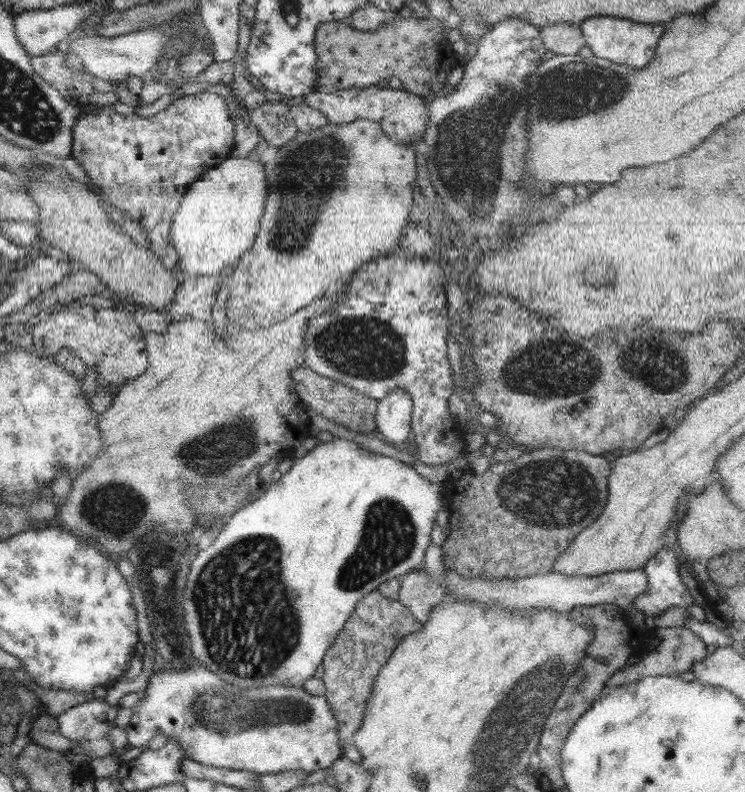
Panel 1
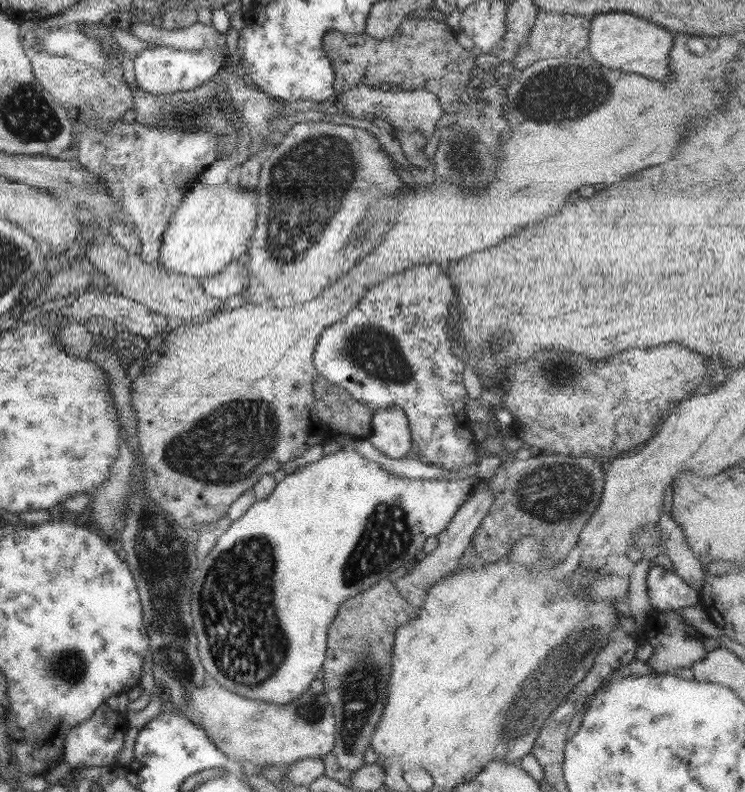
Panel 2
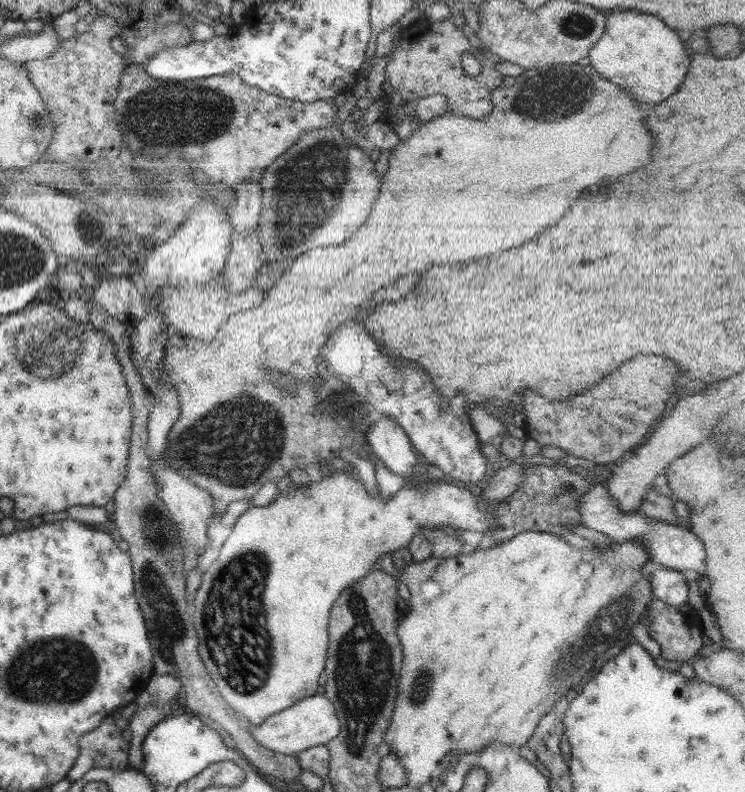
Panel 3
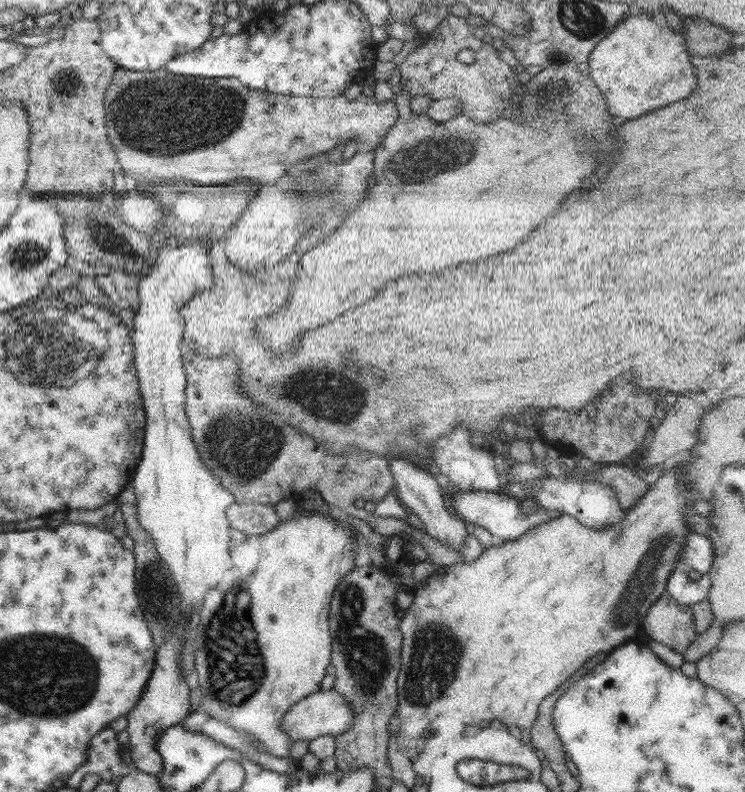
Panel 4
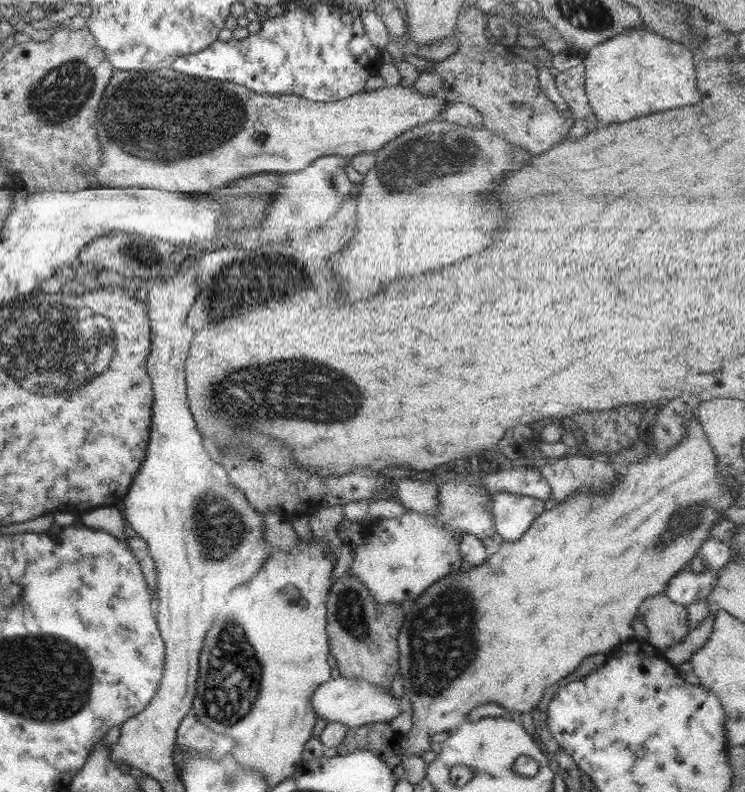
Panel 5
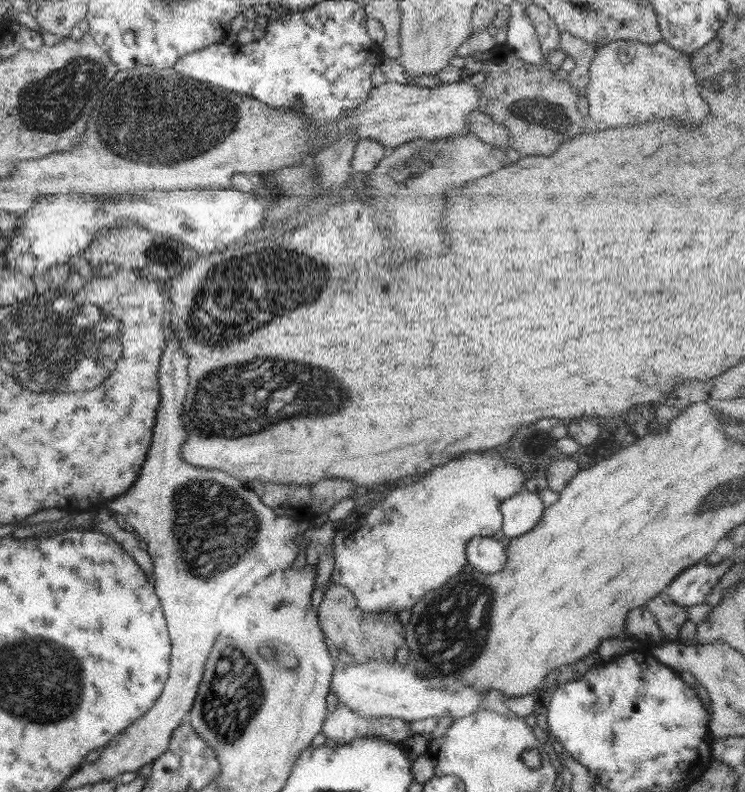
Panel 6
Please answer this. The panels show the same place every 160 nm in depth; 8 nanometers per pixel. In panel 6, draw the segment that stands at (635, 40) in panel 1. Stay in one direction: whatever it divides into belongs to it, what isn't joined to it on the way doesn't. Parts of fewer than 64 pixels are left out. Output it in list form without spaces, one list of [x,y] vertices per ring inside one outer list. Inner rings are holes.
[[[615,40],[596,48],[590,63],[585,93],[589,104],[588,118],[599,131],[654,119],[678,118],[684,124],[702,124],[709,106],[699,95],[699,84],[691,67],[690,54],[672,48],[662,40],[654,44]]]

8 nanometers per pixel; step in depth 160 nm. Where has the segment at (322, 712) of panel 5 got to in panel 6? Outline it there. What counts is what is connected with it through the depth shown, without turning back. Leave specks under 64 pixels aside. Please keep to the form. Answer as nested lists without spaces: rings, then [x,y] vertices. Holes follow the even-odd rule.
[[[336,660],[333,665],[333,678],[330,691],[336,695],[338,703],[347,706],[362,717],[370,719],[391,717],[406,722],[420,721],[427,718],[442,718],[446,715],[454,720],[464,718],[476,712],[476,708],[483,704],[488,692],[462,688],[456,693],[448,693],[442,689],[432,689],[428,679],[420,677],[418,671],[408,669],[407,665],[400,665],[397,660],[370,661],[364,664],[342,665]]]

